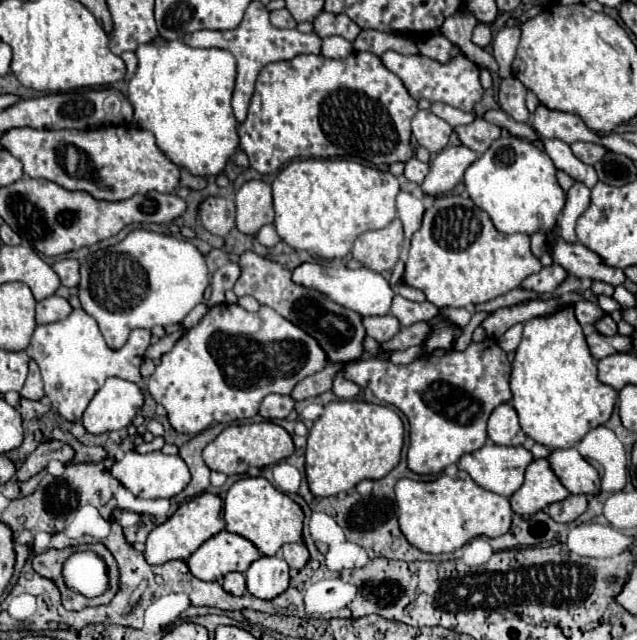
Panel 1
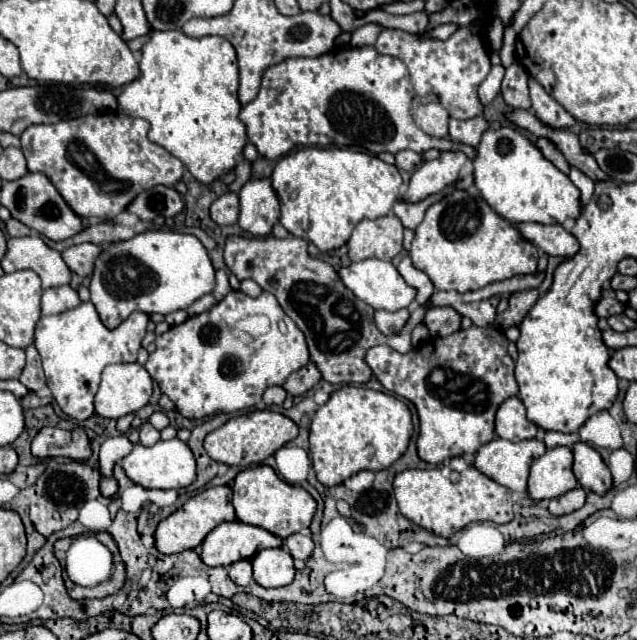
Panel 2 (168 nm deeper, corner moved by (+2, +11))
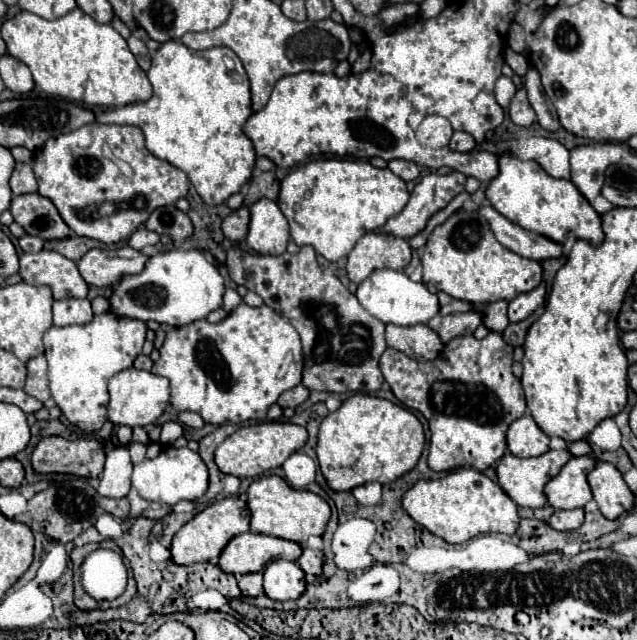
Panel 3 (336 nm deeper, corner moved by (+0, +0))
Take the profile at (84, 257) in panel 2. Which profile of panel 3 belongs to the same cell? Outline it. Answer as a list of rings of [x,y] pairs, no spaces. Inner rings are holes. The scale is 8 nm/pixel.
[[[129,245],[121,249],[91,249],[77,263],[79,273],[89,285],[111,287],[117,285],[125,275],[137,275],[143,271],[149,257]]]

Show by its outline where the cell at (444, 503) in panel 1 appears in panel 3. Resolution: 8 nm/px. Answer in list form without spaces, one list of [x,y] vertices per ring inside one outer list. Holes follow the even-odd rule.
[[[477,469],[453,471],[441,479],[419,481],[403,495],[403,509],[425,529],[447,543],[465,543],[481,533],[513,535],[519,527],[517,505],[487,475]]]

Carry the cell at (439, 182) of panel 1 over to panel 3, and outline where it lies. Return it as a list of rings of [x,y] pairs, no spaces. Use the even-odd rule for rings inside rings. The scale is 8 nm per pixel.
[[[453,171],[453,173],[449,173],[449,175],[427,173],[427,175],[421,177],[421,181],[415,185],[415,189],[413,189],[413,193],[411,193],[411,199],[409,199],[409,203],[405,205],[405,209],[403,209],[397,217],[389,219],[389,221],[379,229],[379,233],[391,233],[391,235],[401,237],[401,239],[411,239],[413,235],[417,235],[419,231],[425,229],[425,225],[427,225],[427,221],[431,219],[431,215],[435,215],[437,211],[441,211],[443,207],[447,207],[447,203],[465,189],[465,181],[467,181],[467,177],[465,177],[463,173],[459,173],[459,171]]]

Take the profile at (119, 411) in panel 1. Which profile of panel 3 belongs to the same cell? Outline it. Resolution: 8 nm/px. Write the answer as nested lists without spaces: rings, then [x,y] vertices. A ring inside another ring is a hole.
[[[129,367],[111,377],[109,395],[111,395],[111,401],[109,401],[107,413],[109,413],[109,421],[113,425],[145,427],[149,423],[155,423],[163,415],[163,411],[169,403],[169,381],[165,377],[153,375],[151,371],[141,371],[141,369]]]

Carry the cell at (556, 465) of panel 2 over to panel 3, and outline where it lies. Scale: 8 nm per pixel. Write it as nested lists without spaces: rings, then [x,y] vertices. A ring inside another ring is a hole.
[[[571,457],[561,473],[545,485],[545,495],[555,509],[583,509],[593,499],[587,473],[597,465],[593,457]]]

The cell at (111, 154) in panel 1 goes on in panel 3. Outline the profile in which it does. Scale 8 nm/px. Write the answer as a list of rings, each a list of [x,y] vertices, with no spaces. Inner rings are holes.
[[[89,123],[69,135],[49,139],[33,159],[39,193],[57,207],[61,219],[79,237],[107,245],[129,239],[157,207],[187,197],[187,175],[145,149],[145,137],[133,125]]]

